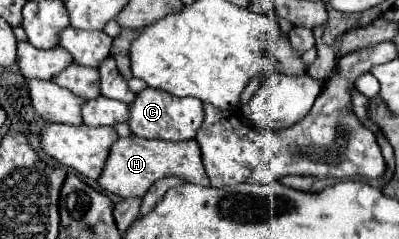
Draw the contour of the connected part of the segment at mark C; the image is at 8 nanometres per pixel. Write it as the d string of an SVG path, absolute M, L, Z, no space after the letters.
M145 88L129 104L129 128L133 134L143 138L161 138L161 140L189 140L195 138L197 128L203 122L203 102L197 98L175 98L163 90Z

